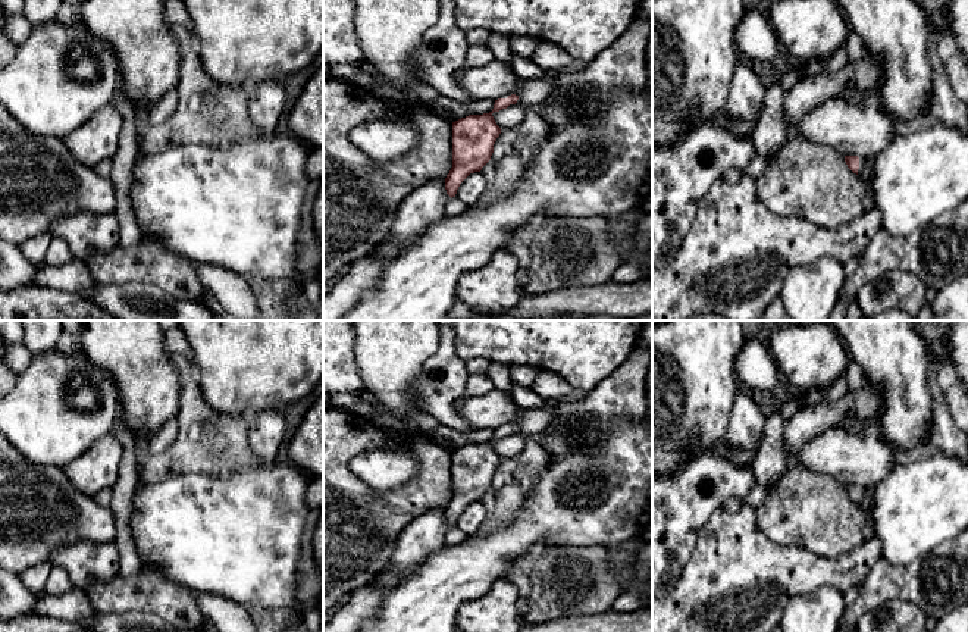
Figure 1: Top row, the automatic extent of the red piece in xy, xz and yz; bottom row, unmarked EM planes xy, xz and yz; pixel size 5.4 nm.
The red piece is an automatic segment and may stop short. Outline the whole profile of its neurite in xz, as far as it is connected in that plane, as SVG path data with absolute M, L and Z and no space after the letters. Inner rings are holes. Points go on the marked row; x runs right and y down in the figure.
M519 96L495 100L494 109L483 115L469 115L452 122L452 168L445 178L447 194L452 198L460 184L491 160L494 144L501 134L492 113L516 104Z

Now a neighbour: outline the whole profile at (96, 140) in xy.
M113 101L63 138L73 157L85 166L112 159L119 148L123 119Z

